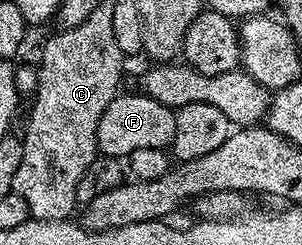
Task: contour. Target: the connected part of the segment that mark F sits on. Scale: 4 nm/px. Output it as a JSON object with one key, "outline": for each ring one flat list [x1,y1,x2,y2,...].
{"outline":[[123,92,114,97,112,103,108,103,104,115,100,115,100,123,96,127,96,139,101,156,126,159,129,153,138,153,141,149,164,148,165,150,172,145,176,135,175,110,146,96,145,92,137,92]]}

